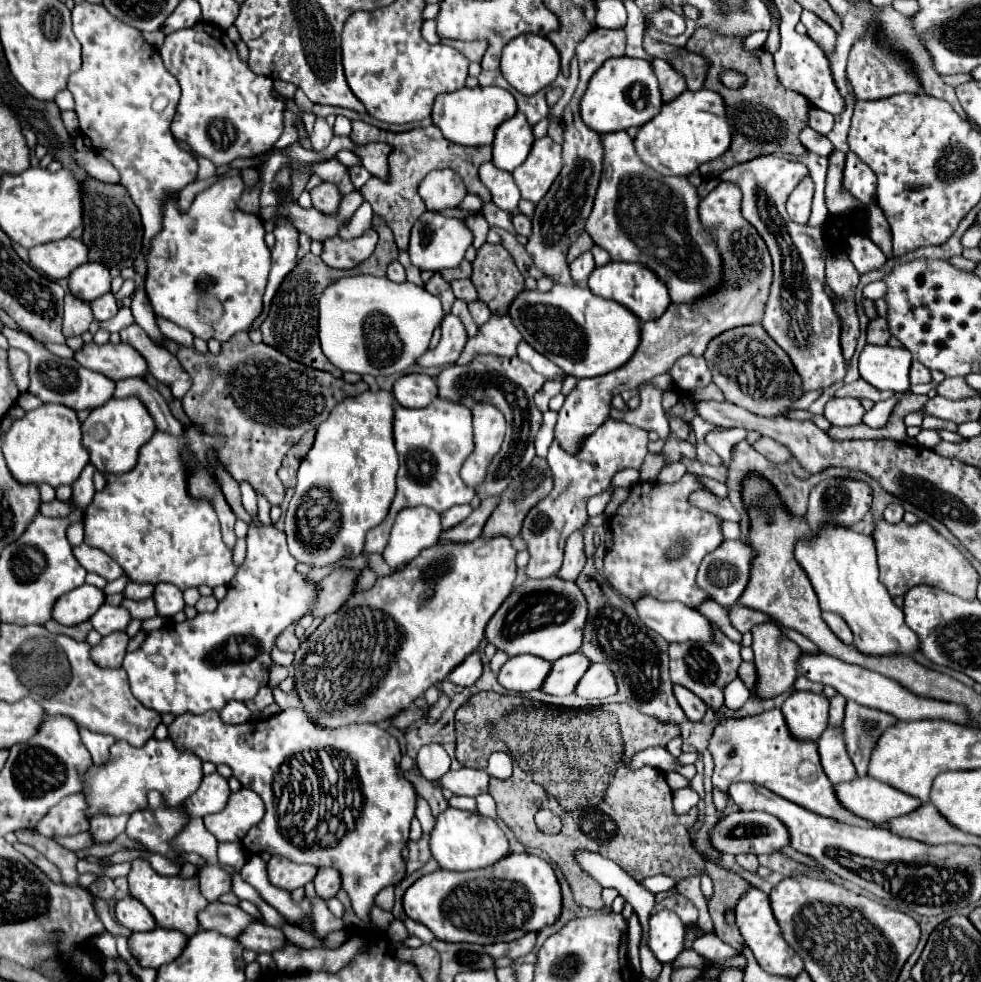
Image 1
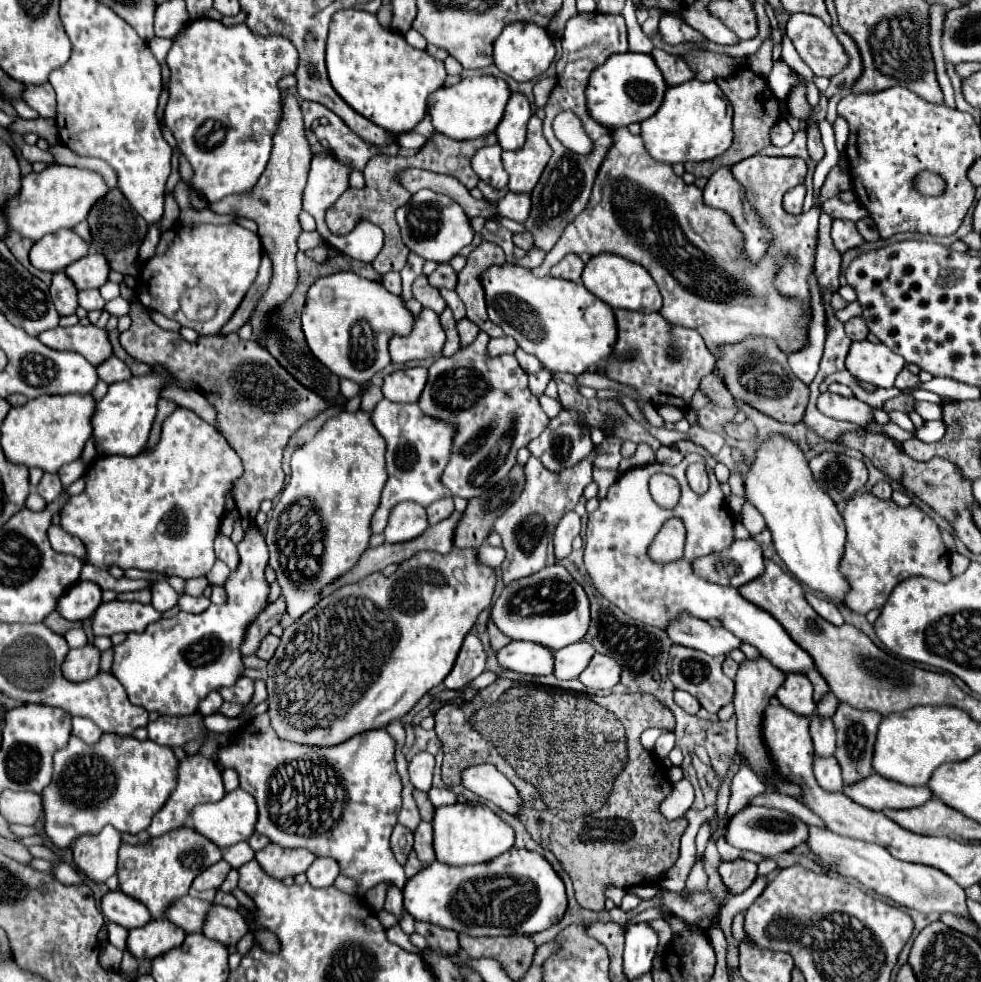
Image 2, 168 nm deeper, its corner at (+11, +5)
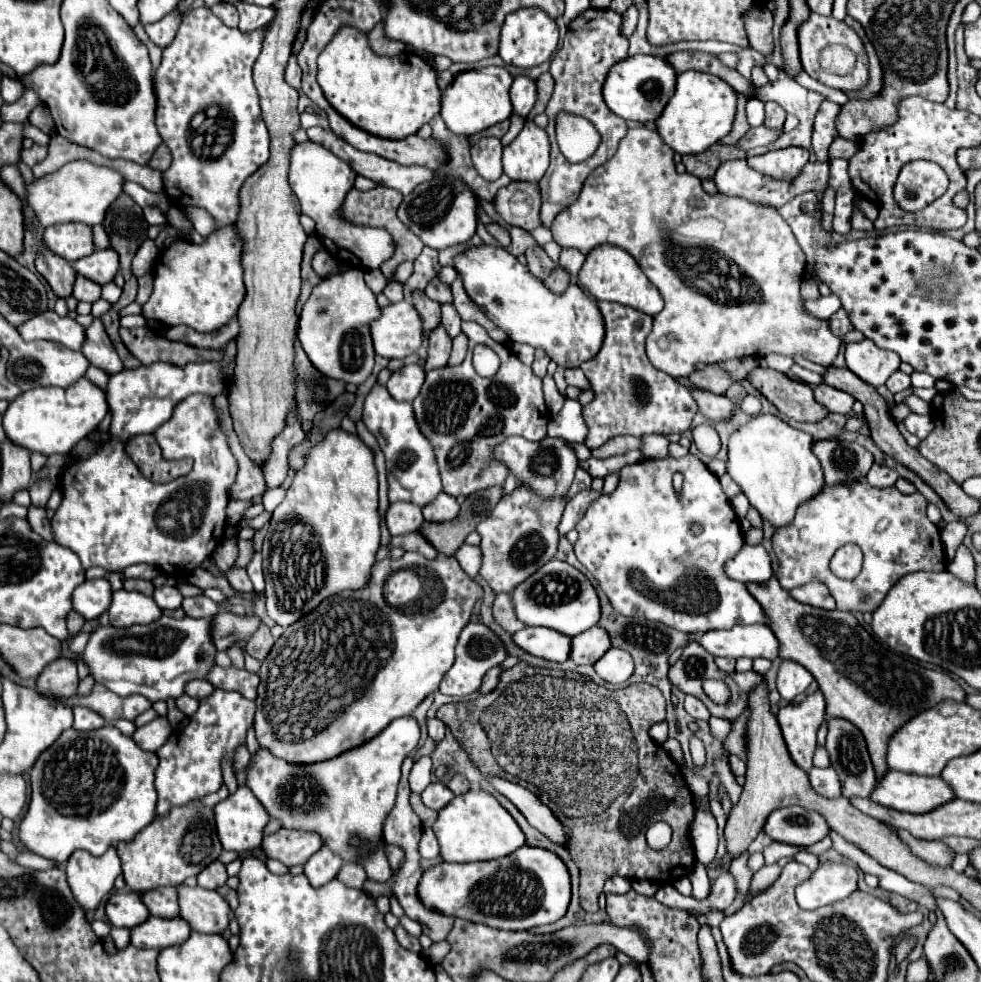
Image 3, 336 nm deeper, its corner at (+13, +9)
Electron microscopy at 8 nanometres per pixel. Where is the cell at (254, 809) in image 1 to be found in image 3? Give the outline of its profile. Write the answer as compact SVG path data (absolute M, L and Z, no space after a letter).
M240 785L236 793L214 807L216 831L226 851L242 853L260 847L262 829L268 819L266 809L246 785Z

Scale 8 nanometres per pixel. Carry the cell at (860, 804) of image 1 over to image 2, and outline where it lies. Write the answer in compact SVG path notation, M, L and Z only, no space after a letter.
M870 775L870 777L862 779L858 785L844 787L844 793L848 797L852 797L856 803L860 803L872 811L918 807L918 805L924 805L926 801L930 801L934 795L928 785L908 787L898 781L888 781L880 775Z

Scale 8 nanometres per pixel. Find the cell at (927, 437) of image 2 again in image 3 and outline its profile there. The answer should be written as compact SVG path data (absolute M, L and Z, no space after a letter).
M908 415L904 419L904 425L910 433L914 433L918 439L926 439L930 435L930 429L934 429L934 423L930 421L930 417L924 415Z

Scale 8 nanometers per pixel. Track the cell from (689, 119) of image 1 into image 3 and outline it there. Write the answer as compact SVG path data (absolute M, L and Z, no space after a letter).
M686 71L678 75L674 97L668 101L666 109L658 117L656 131L662 137L662 141L680 155L702 153L730 133L734 115L736 115L736 95L726 81L722 81L716 75Z

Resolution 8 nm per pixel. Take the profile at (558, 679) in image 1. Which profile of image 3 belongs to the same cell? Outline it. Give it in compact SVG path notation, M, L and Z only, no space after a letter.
M592 627L572 637L570 659L576 665L594 665L610 649L610 637L602 627Z

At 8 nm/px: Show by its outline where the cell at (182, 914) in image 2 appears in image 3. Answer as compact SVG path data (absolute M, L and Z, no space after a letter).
M162 887L162 889L148 891L142 895L142 903L148 907L150 915L154 917L164 917L164 919L180 917L178 891L174 887Z

